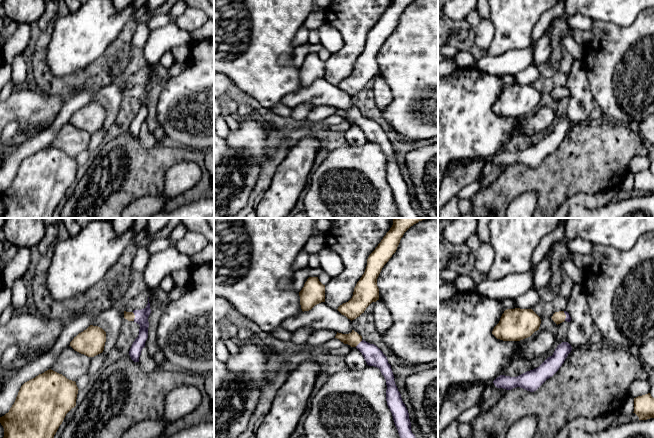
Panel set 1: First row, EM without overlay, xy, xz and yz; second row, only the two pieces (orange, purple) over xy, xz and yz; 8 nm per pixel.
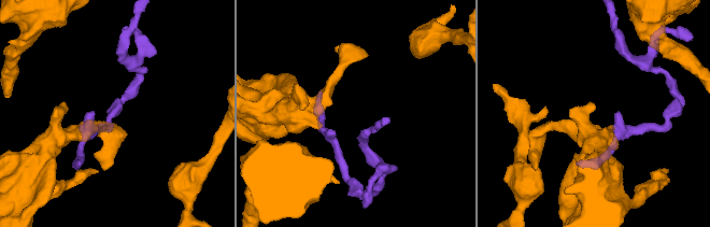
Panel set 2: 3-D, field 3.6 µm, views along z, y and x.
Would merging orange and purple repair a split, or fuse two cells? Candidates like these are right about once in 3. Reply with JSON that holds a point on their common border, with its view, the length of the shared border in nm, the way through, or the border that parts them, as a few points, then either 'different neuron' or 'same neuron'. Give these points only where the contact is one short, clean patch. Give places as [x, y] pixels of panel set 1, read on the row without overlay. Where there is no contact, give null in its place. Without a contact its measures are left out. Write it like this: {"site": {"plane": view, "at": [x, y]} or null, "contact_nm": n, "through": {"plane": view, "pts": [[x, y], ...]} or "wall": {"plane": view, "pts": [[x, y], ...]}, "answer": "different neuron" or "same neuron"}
{"site": {"plane": "xy", "at": [134, 92]}, "contact_nm": 70, "through": {"plane": "xy", "pts": [[130, 92], [134, 92], [141, 92]]}, "answer": "same neuron"}

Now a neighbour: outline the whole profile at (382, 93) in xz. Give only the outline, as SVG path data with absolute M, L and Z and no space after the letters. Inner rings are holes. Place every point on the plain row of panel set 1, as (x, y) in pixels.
M377 76L372 91L376 106L383 111L391 103L393 98L390 87L382 77Z

